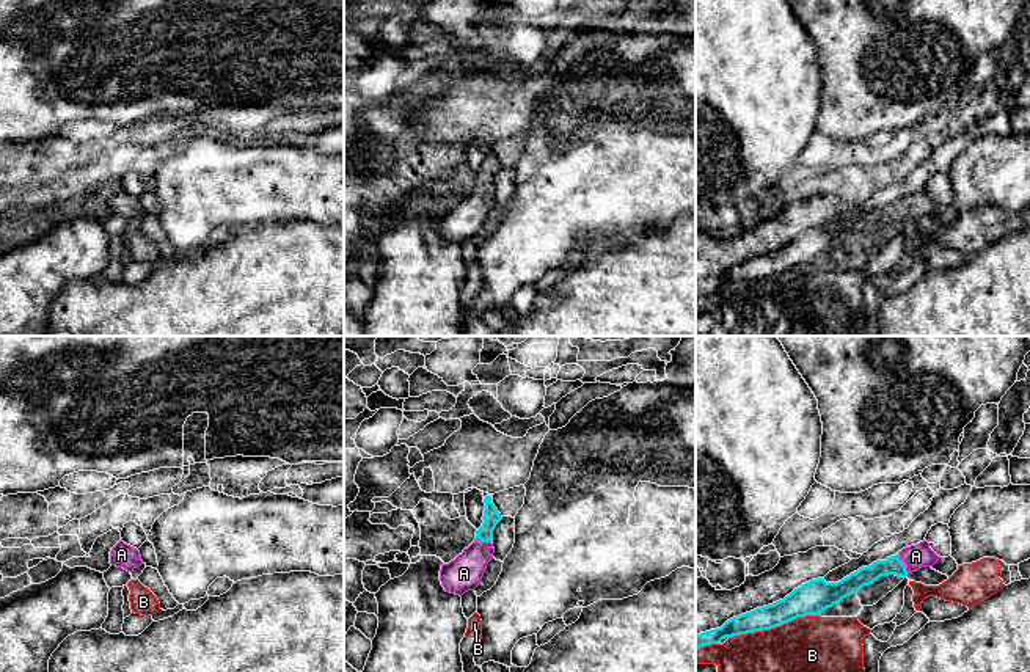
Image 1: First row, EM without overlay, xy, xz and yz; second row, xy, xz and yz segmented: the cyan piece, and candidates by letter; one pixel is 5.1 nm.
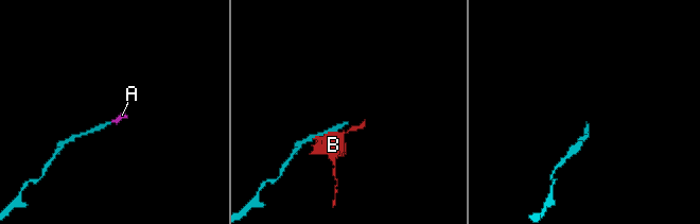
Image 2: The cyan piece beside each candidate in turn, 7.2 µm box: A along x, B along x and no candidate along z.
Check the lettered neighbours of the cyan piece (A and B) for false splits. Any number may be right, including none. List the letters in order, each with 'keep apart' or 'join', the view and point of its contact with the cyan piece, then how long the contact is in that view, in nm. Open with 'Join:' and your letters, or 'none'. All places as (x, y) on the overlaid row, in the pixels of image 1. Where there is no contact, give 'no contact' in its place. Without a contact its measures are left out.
Join: A
A: join; contact yz (903, 564); length 120 nm
B: keep apart; contact yz (773, 627); length 480 nm

